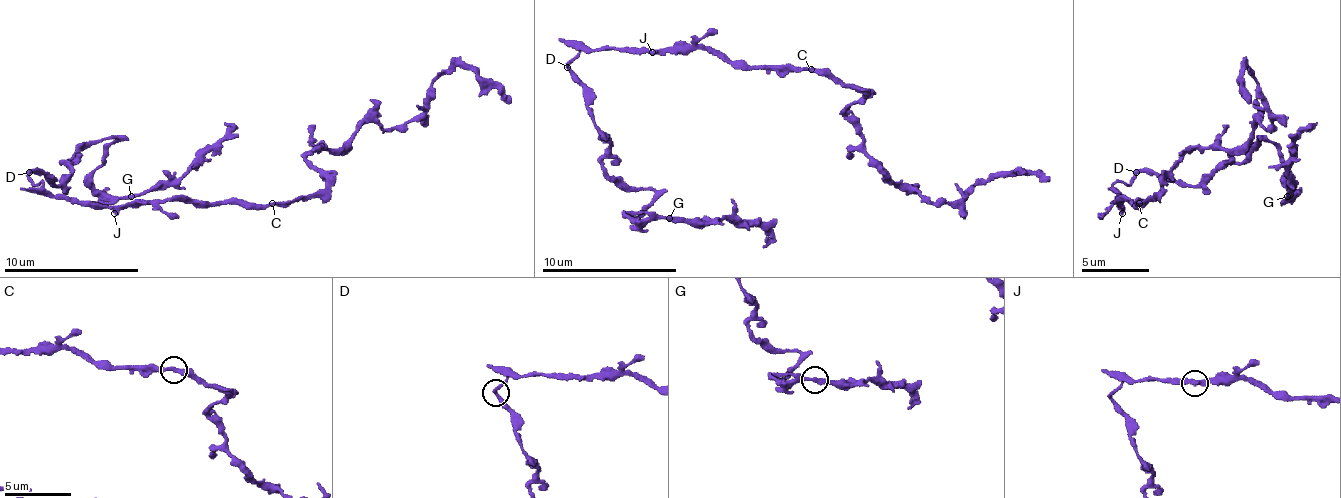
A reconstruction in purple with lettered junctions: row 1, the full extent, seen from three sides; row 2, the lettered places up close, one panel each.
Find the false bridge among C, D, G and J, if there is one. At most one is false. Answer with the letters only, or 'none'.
none

